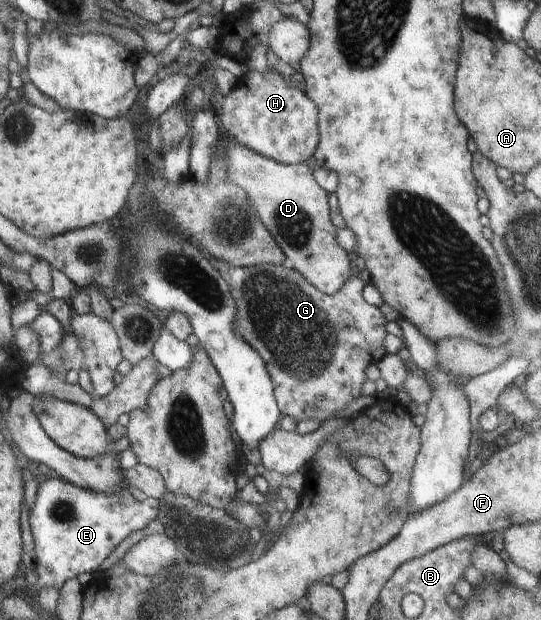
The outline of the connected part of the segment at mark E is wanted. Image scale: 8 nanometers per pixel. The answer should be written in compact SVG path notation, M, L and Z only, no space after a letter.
M54 474L47 480L42 479L31 509L30 526L36 551L35 587L39 590L47 585L60 588L65 580L77 578L81 573L94 575L125 537L137 529L145 529L157 519L157 513L158 499L137 501L128 489L107 495L77 487Z

